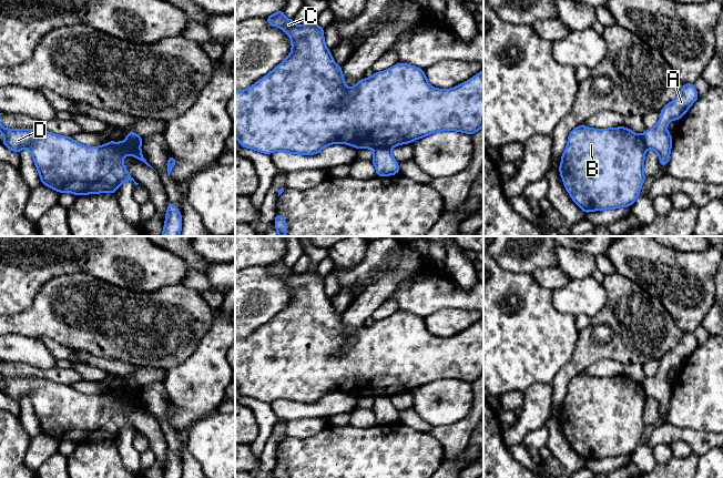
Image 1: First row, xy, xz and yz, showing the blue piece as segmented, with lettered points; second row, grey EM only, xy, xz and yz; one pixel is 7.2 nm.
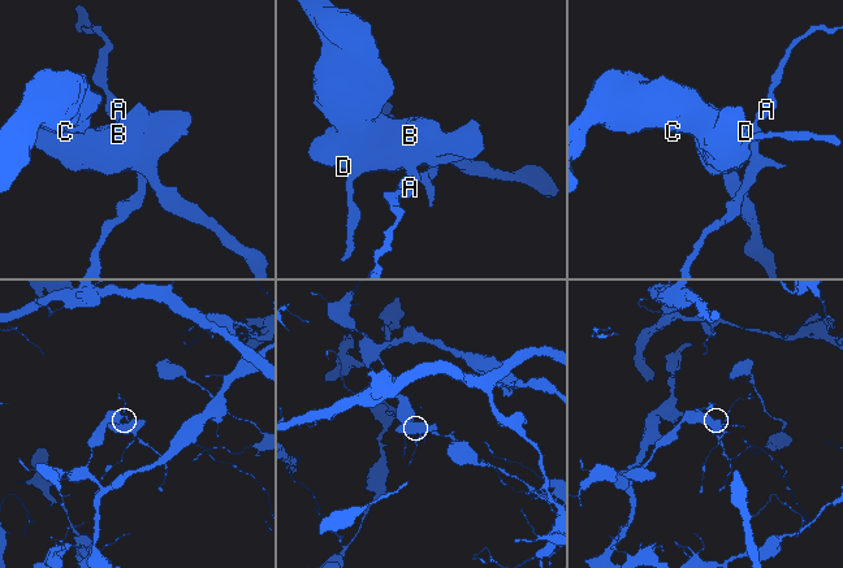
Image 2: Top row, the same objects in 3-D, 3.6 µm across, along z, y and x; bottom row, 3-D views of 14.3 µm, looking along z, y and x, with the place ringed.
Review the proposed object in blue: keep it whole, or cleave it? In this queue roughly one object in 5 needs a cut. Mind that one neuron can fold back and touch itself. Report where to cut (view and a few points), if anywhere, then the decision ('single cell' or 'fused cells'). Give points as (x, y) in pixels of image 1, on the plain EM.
cut in xy along (125, 386), (133, 393), (141, 390); fused cells

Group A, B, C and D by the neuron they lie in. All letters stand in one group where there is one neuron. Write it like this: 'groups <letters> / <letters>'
groups A / B C D

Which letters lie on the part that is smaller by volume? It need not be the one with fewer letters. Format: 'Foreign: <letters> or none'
Foreign: A

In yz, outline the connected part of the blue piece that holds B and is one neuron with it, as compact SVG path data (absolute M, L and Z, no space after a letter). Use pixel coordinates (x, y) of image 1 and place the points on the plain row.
M581 373L568 385L559 420L569 444L583 461L627 456L635 450L645 429L645 399L642 384L625 375L591 377Z

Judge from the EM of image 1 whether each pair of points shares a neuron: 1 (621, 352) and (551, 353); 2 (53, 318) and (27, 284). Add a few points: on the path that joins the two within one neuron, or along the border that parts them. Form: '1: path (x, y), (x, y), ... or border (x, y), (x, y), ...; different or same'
1: border (579, 331), (579, 339), (572, 357), (557, 373); different
2: border (55, 278), (50, 278), (33, 302), (17, 313); different

